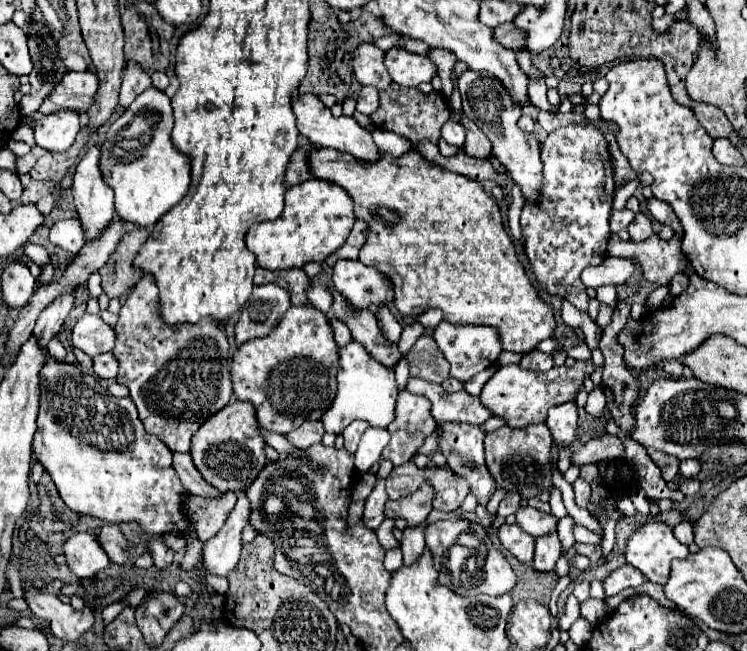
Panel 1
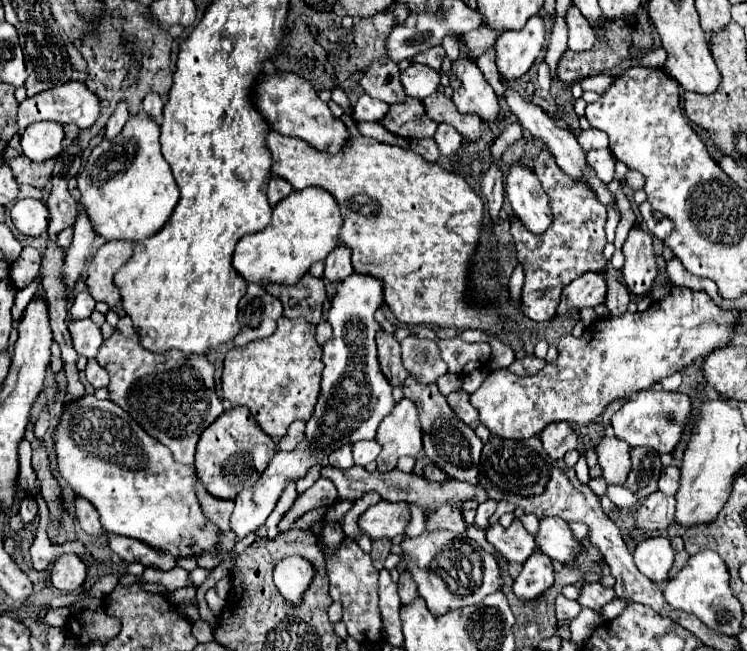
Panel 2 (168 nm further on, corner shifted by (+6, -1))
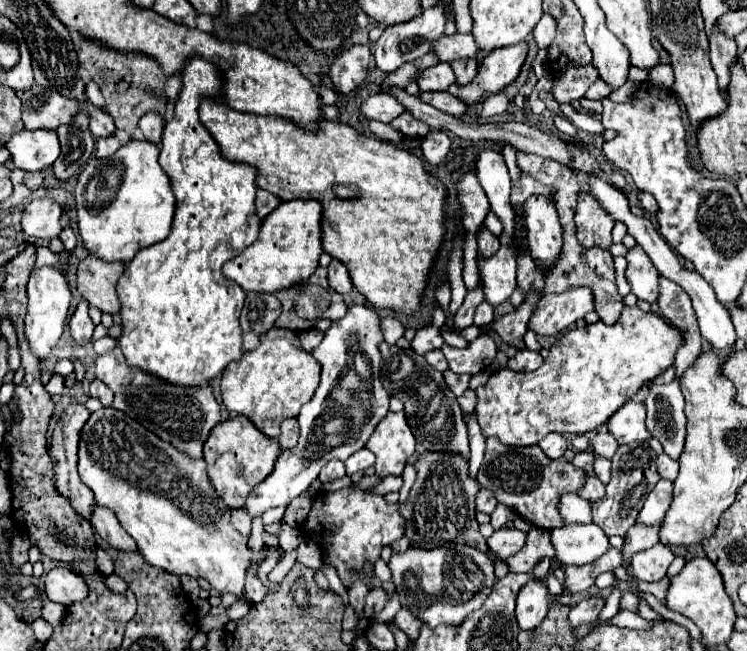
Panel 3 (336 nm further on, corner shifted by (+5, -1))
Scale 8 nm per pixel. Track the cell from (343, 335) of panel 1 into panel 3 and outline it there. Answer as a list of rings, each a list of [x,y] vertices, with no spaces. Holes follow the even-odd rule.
[[[307,329],[307,331],[301,331],[301,333],[299,333],[301,347],[303,347],[307,353],[311,353],[311,351],[321,343],[321,339],[323,339],[323,333],[317,331],[317,329]]]

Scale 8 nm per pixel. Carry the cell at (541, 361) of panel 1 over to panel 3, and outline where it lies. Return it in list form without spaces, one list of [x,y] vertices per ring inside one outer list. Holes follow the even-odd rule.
[[[523,349],[523,351],[517,351],[509,359],[507,367],[513,369],[513,371],[535,371],[541,363],[543,363],[543,357],[539,353],[529,351],[529,349]]]

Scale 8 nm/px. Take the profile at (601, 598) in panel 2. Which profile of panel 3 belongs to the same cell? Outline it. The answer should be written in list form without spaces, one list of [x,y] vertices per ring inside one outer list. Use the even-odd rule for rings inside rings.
[[[597,597],[581,599],[569,611],[569,625],[571,625],[571,629],[577,629],[577,627],[587,625],[587,623],[593,623],[597,619],[597,615],[601,613],[603,605],[605,605],[605,601],[603,599],[597,599]]]

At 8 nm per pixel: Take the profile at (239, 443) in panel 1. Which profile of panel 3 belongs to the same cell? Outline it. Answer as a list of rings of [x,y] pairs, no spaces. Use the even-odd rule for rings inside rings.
[[[237,415],[213,429],[203,453],[215,491],[231,509],[241,509],[245,505],[245,497],[273,471],[273,465],[281,455],[281,447],[275,439],[269,439],[261,431],[257,431],[253,423],[249,425],[249,419]]]

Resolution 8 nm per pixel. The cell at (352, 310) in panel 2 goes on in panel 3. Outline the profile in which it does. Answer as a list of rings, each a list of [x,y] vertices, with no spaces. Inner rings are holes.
[[[351,305],[347,307],[347,315],[339,321],[333,321],[319,347],[313,349],[311,355],[321,363],[321,383],[313,399],[301,407],[297,417],[301,427],[299,445],[283,451],[273,473],[247,497],[245,507],[251,517],[263,515],[267,509],[279,505],[289,505],[295,497],[309,489],[311,481],[331,459],[345,461],[357,449],[363,449],[377,423],[389,413],[389,393],[379,381],[379,343],[383,341],[379,321],[381,319],[373,307]],[[355,355],[365,359],[365,367],[355,365]]]

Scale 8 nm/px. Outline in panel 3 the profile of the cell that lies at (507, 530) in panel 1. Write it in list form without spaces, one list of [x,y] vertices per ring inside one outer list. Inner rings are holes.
[[[503,527],[487,539],[487,545],[489,545],[491,553],[495,553],[499,559],[509,559],[519,549],[523,549],[525,539],[527,539],[527,533],[523,533],[515,527]]]

